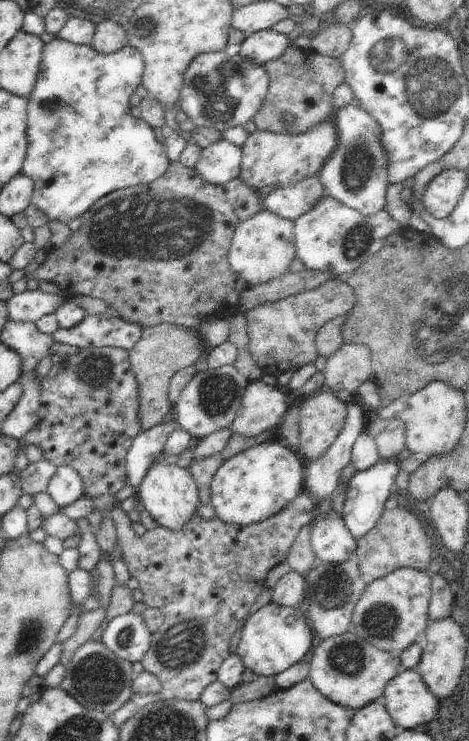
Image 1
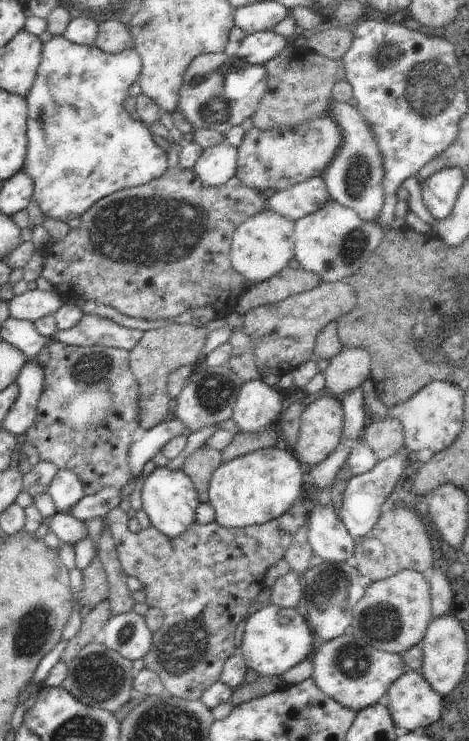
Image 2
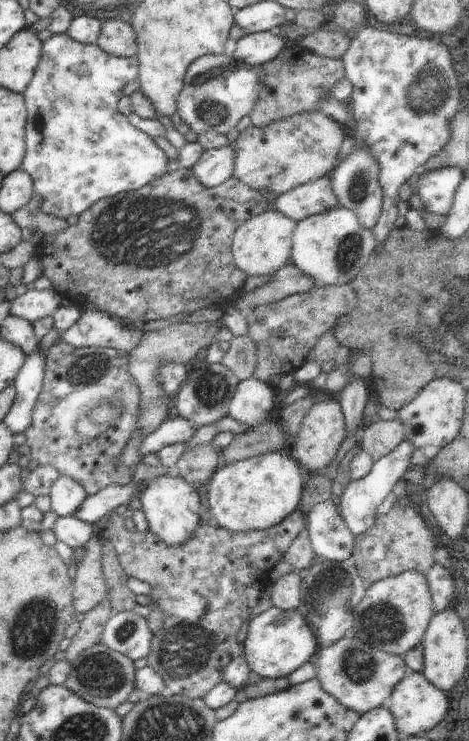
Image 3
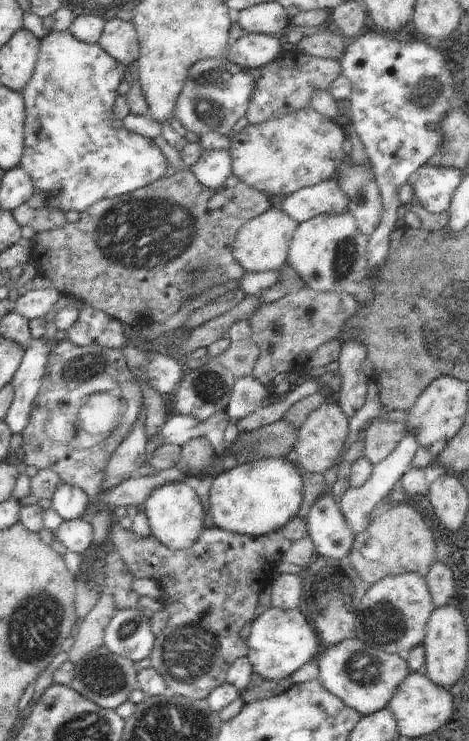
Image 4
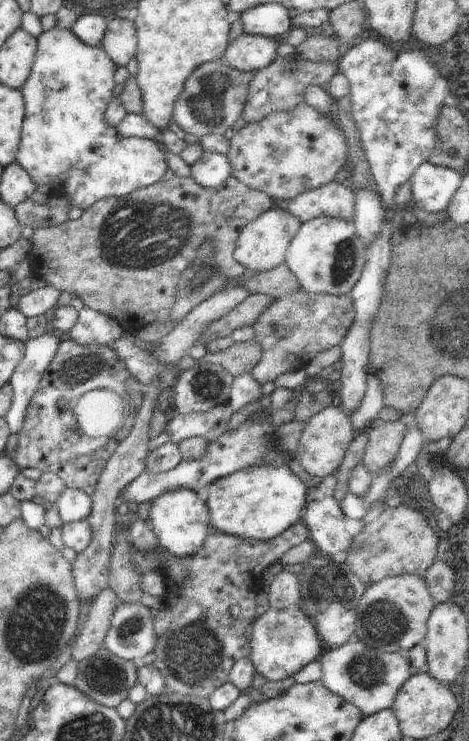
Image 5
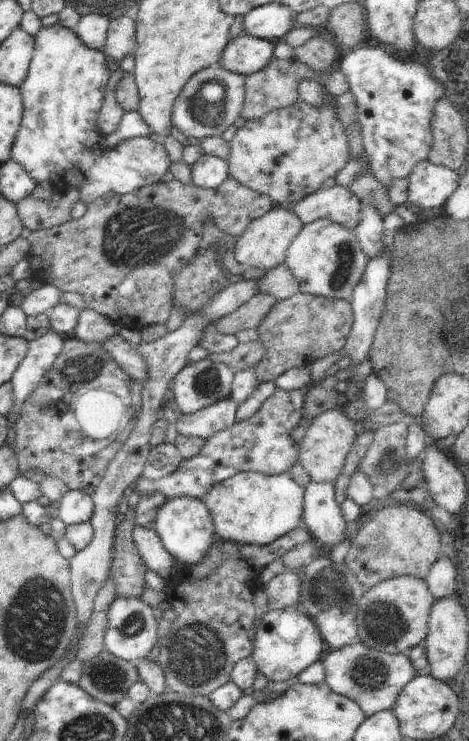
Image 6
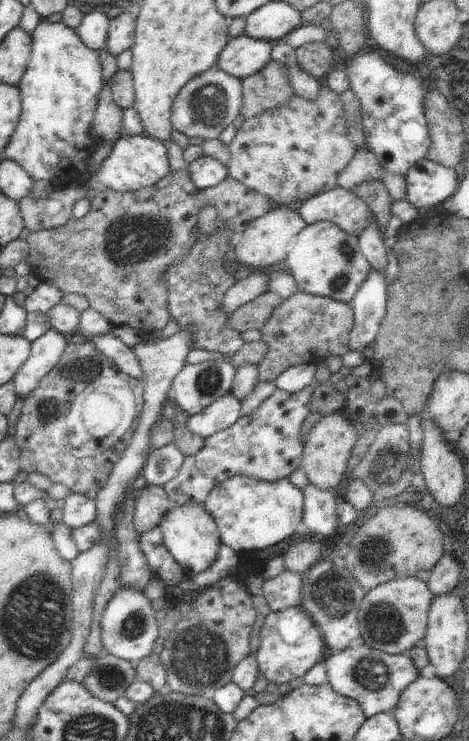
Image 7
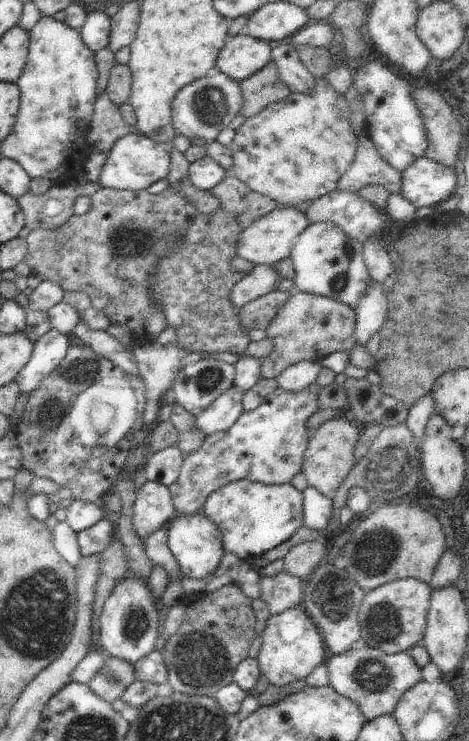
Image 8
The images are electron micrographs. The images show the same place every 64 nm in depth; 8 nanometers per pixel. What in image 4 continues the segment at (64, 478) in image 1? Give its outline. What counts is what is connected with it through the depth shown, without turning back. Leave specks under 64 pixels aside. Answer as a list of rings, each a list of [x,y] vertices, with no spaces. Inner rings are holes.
[[[61,482],[51,500],[51,508],[56,510],[64,521],[71,521],[82,518],[91,500],[81,488]]]

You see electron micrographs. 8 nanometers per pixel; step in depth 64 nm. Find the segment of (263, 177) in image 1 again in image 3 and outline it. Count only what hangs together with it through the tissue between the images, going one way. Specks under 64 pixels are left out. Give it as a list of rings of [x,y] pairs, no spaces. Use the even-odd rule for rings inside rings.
[[[320,110],[295,114],[293,117],[271,122],[268,126],[251,125],[244,131],[240,131],[236,141],[230,144],[235,152],[233,175],[257,191],[269,192],[274,196],[283,195],[297,186],[317,181],[330,174],[340,164],[340,148],[346,135],[347,132],[342,124],[327,117]]]

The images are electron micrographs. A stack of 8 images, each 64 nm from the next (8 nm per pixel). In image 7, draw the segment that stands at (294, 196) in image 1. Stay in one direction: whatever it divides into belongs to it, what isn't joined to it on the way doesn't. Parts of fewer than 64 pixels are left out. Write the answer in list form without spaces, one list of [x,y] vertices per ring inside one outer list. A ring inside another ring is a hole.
[[[341,187],[312,196],[302,203],[297,214],[306,225],[329,221],[356,237],[362,234],[362,230],[368,226],[373,216],[362,198],[358,198],[353,191]]]

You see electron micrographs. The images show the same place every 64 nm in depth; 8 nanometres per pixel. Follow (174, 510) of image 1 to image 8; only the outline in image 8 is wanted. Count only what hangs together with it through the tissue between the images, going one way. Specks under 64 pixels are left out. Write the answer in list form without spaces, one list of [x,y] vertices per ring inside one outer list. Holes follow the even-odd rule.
[[[202,511],[193,514],[176,512],[174,520],[170,522],[167,538],[168,548],[174,554],[183,577],[196,580],[202,578],[204,580],[206,576],[216,572],[216,568],[218,568],[222,556],[224,556],[222,534],[220,534],[214,522],[211,522],[210,518],[206,518]]]

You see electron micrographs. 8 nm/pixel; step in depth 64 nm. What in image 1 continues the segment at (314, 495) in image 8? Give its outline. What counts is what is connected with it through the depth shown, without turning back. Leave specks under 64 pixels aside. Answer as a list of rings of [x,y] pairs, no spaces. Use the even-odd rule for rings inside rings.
[[[331,509],[326,516],[317,514],[312,524],[310,540],[314,554],[318,558],[334,564],[340,564],[355,558],[357,540],[349,533],[340,514]]]

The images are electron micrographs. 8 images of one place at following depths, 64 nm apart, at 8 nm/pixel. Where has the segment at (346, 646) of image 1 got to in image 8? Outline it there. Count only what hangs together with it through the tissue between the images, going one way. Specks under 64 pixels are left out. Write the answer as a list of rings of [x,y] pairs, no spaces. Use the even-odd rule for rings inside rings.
[[[364,646],[358,650],[350,648],[344,653],[332,656],[326,662],[326,666],[328,666],[329,686],[337,694],[358,704],[367,721],[384,714],[392,715],[402,694],[422,679],[421,669],[408,651],[388,655],[370,646]]]

